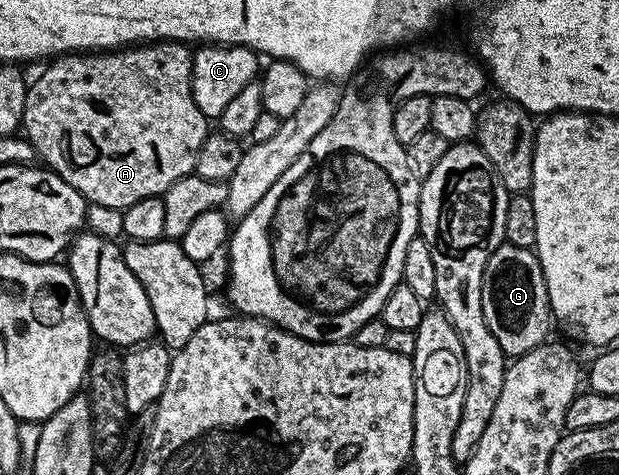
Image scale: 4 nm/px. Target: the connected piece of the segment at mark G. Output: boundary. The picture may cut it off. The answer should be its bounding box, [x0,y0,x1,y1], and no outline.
[482,242,554,356]

